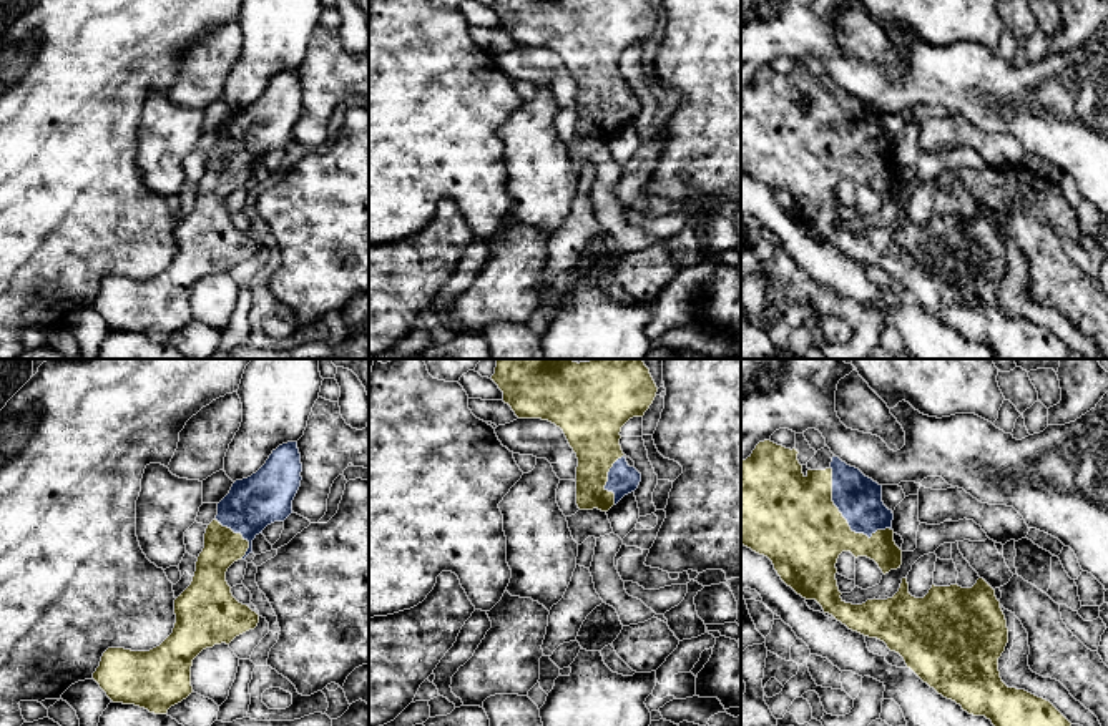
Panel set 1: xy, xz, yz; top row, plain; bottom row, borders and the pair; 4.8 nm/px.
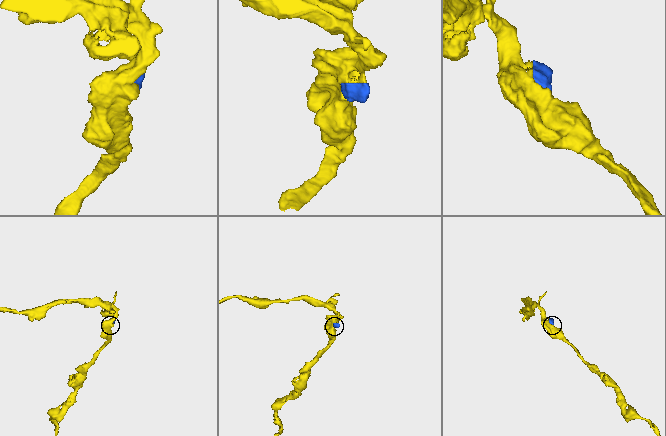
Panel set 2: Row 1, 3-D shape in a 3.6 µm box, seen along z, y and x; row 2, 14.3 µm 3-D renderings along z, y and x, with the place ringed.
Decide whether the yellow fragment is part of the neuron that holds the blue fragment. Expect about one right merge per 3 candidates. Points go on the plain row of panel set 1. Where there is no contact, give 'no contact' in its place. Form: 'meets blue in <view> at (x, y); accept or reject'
meets blue in yz at (844, 145); accept

